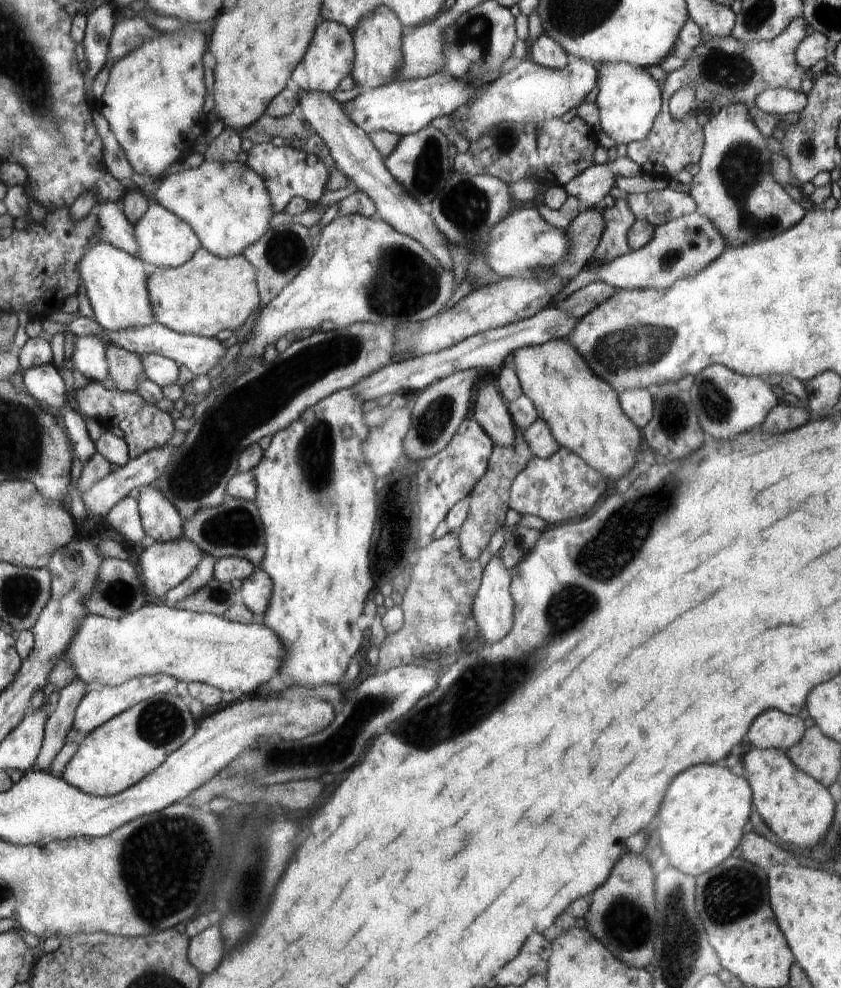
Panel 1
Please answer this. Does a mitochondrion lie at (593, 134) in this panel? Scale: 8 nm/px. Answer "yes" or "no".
no

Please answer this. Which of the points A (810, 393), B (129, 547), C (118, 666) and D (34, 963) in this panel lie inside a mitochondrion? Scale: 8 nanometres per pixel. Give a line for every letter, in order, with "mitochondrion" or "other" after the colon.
A: other
B: other
C: other
D: other

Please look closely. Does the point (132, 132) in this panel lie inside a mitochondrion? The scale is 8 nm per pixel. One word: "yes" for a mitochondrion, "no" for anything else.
yes

